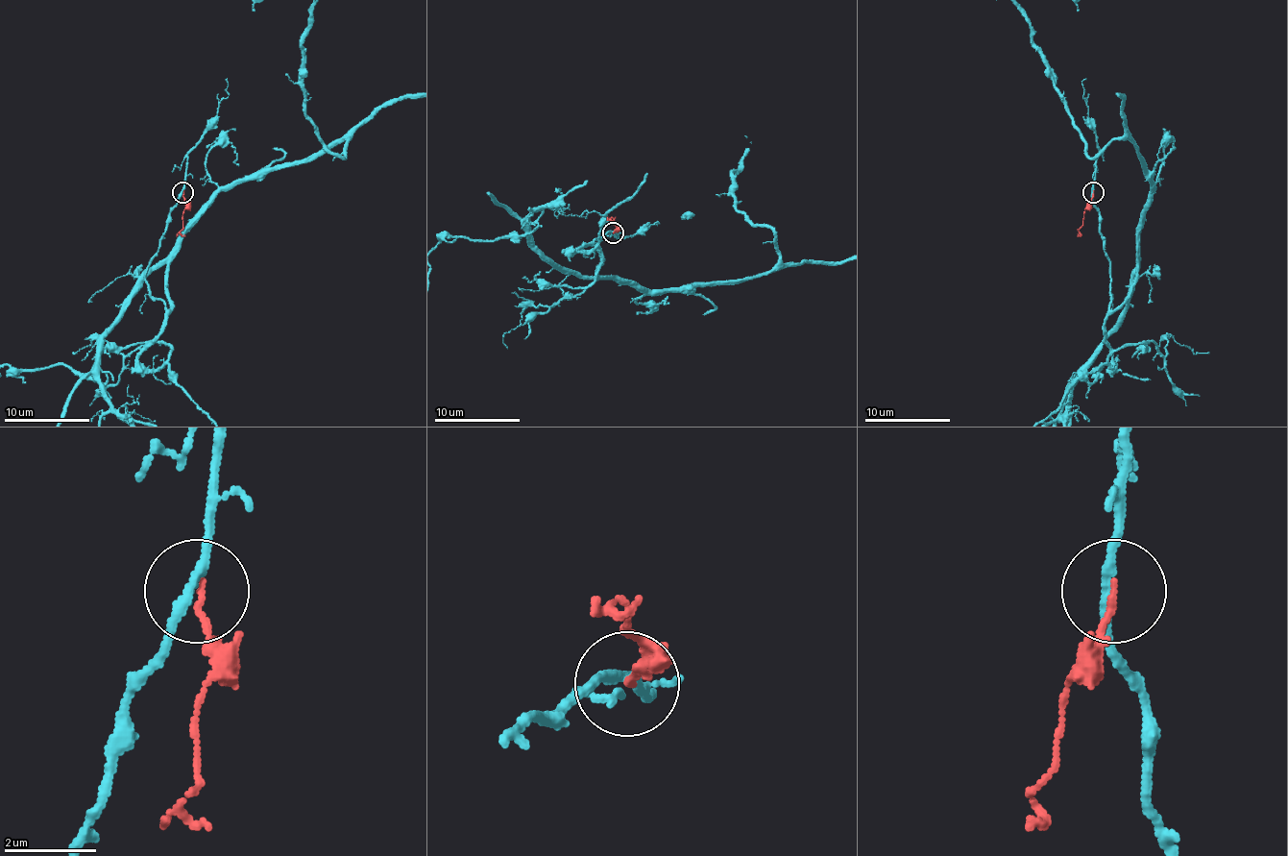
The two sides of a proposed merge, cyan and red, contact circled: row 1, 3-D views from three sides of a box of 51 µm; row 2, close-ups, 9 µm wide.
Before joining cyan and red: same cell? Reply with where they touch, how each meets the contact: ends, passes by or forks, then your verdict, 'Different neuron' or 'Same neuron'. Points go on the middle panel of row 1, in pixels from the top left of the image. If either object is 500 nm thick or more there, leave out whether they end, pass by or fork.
Place: (613, 232). At the ring cyan passes by. At the ring red ends. Same neuron

